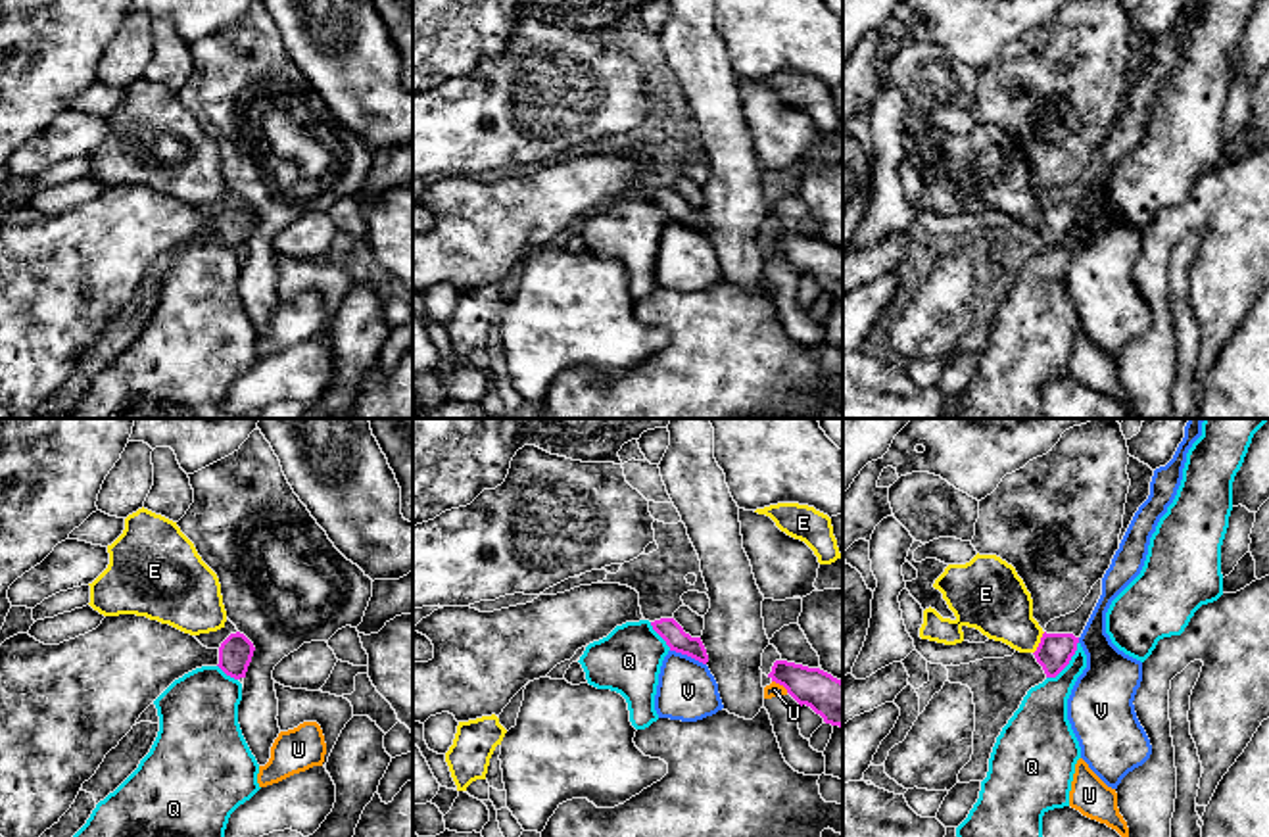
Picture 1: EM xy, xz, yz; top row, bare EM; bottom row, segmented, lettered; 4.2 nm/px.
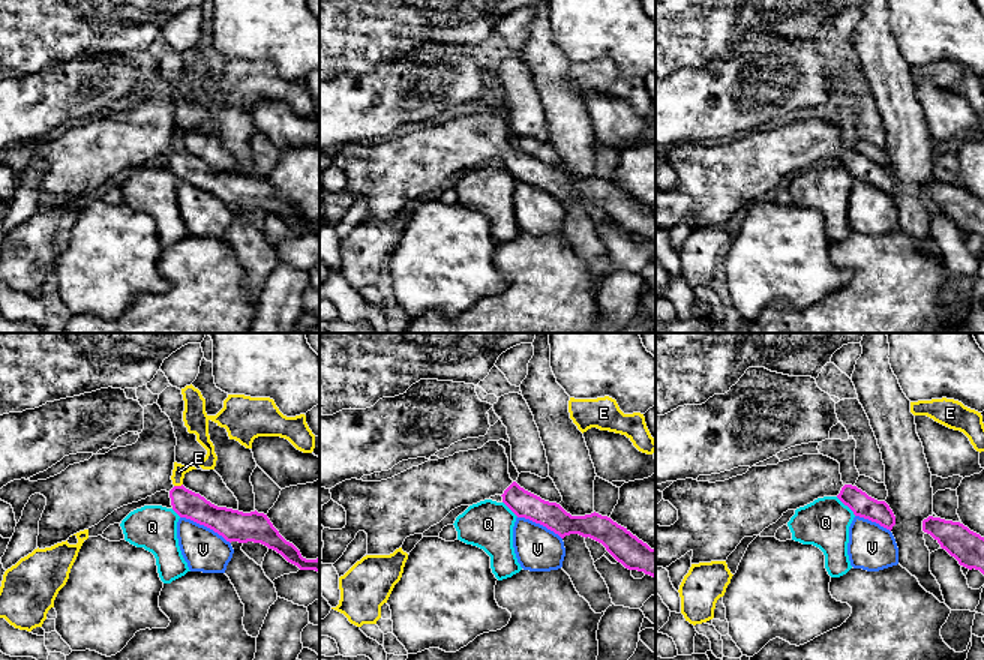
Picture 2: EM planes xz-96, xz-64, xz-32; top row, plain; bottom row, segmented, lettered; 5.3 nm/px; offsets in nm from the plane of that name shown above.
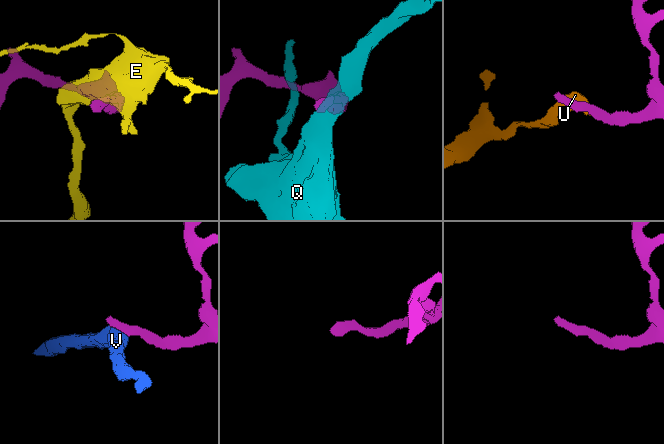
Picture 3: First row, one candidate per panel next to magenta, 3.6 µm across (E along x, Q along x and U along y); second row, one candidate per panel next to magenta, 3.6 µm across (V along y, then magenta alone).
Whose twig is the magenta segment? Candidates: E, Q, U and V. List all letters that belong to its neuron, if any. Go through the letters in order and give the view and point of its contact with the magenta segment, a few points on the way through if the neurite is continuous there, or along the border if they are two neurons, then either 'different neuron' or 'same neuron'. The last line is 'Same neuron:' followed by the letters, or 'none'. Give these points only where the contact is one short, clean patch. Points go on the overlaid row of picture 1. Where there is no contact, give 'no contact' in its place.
E: meets magenta in yz at (1039, 644); border along yz (1045, 632), (1033, 653); different neuron
Q: meets magenta in yz at (1068, 663); different neuron
U: meets magenta in xz at (780, 684); border along xz (772, 680), (788, 692); different neuron
V: meets magenta in xz at (688, 655); border along xz (670, 649), (705, 665); different neuron
Same neuron: none

